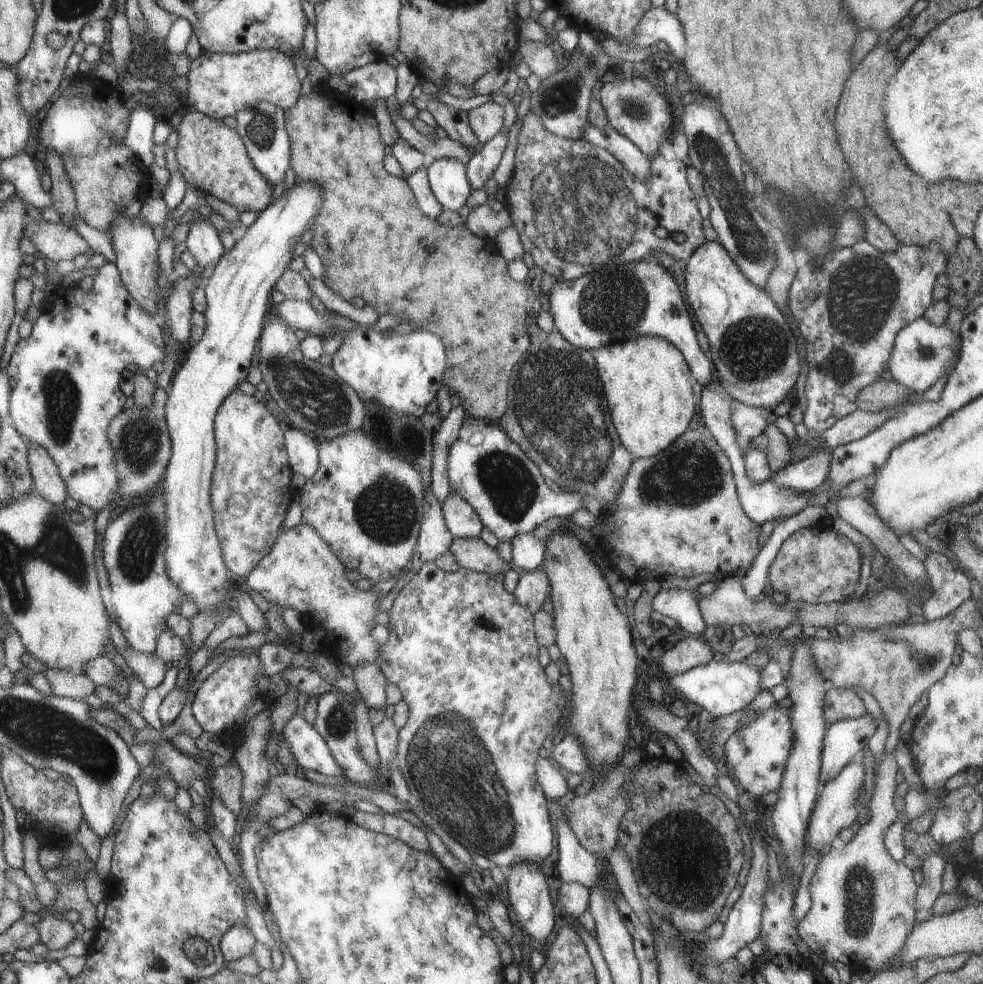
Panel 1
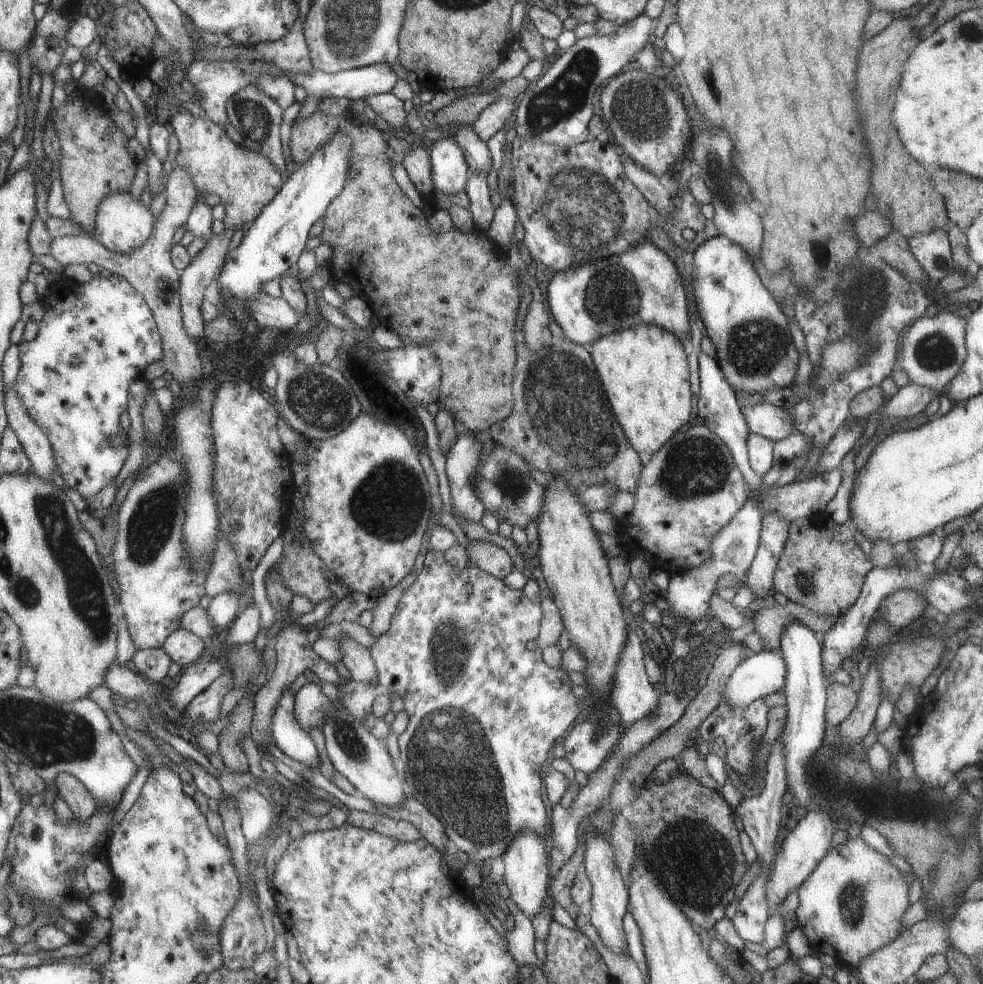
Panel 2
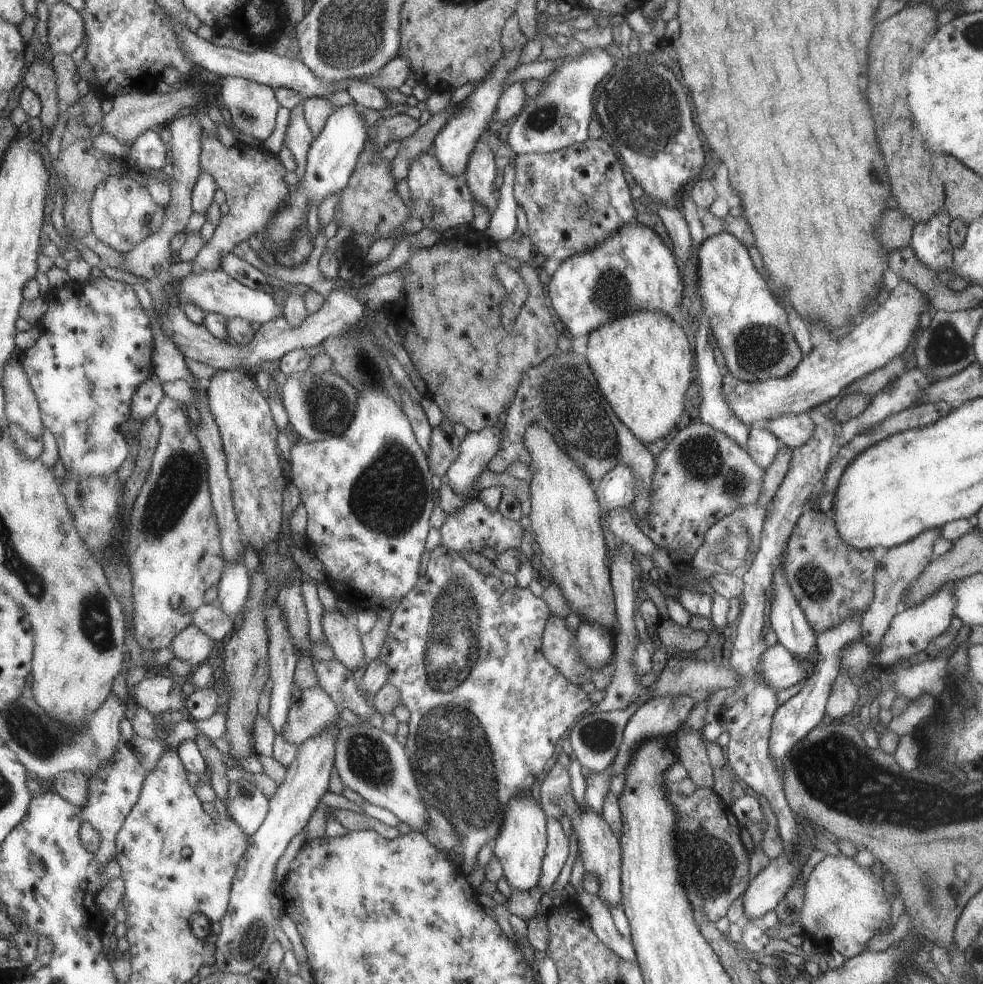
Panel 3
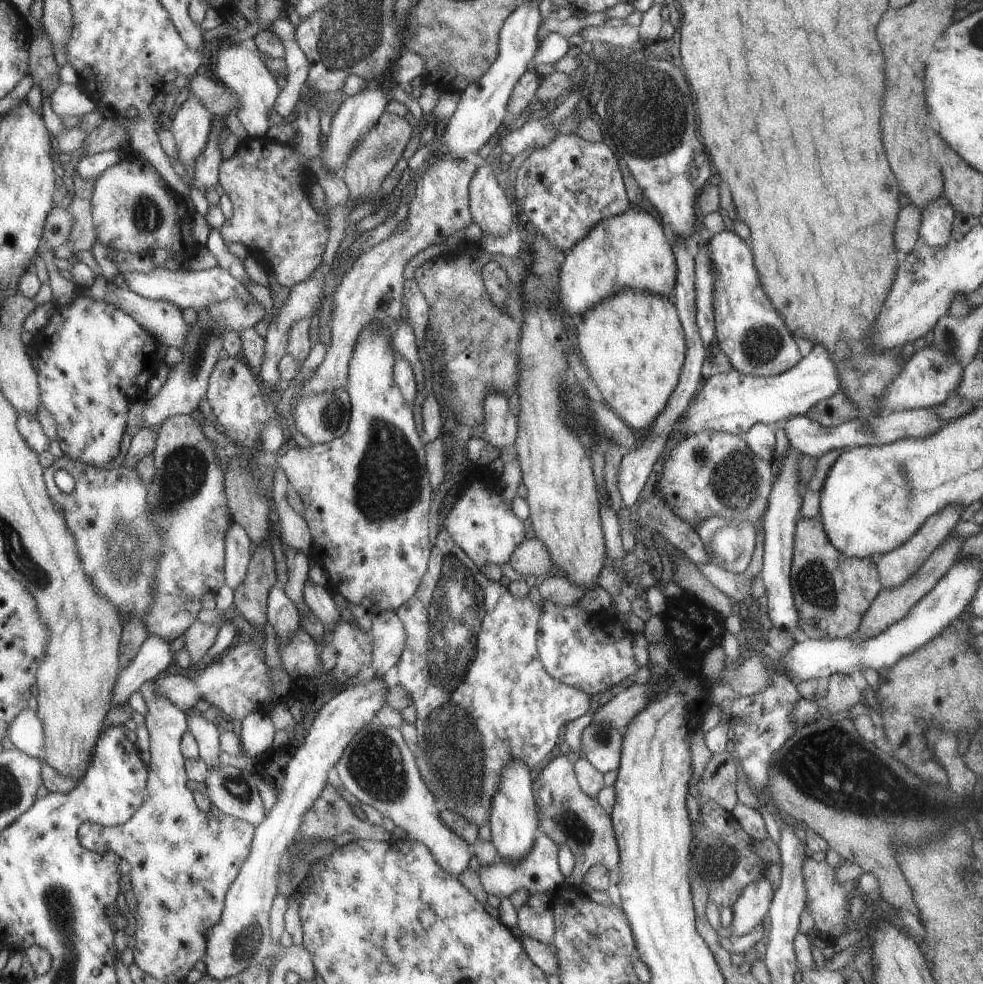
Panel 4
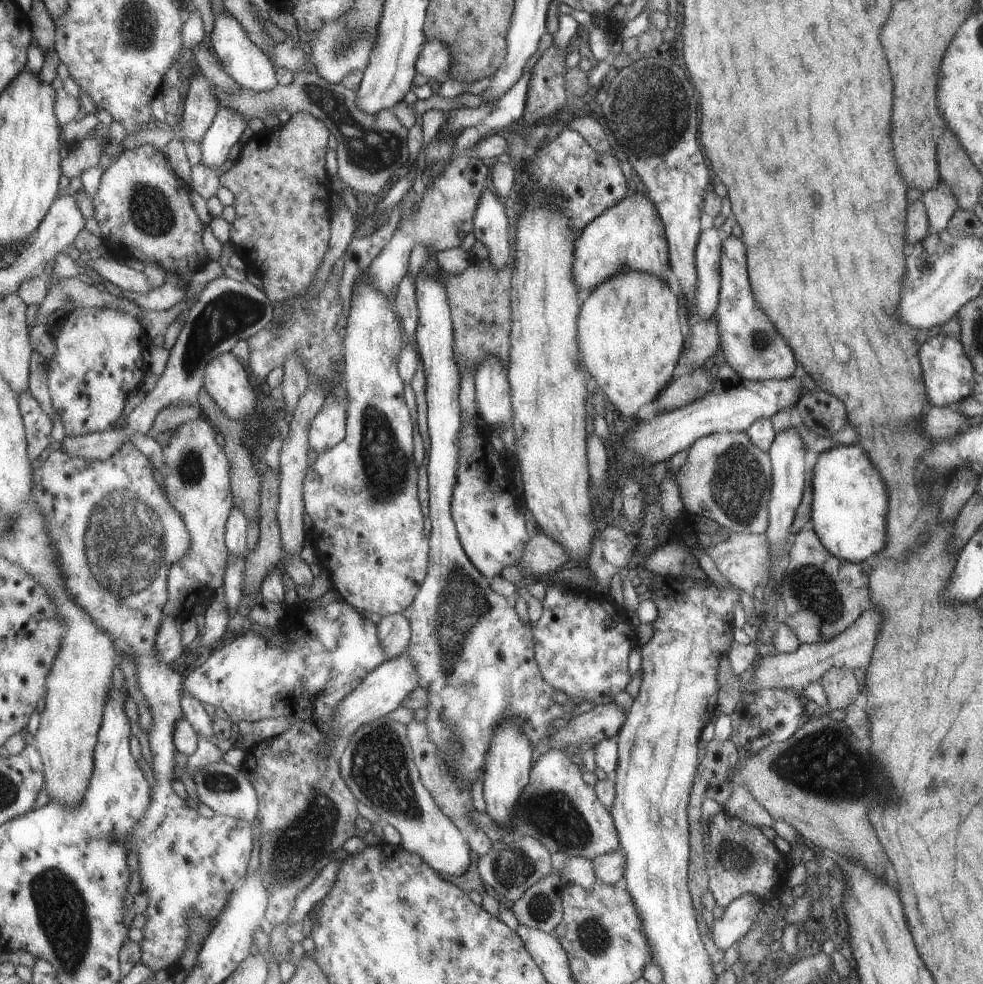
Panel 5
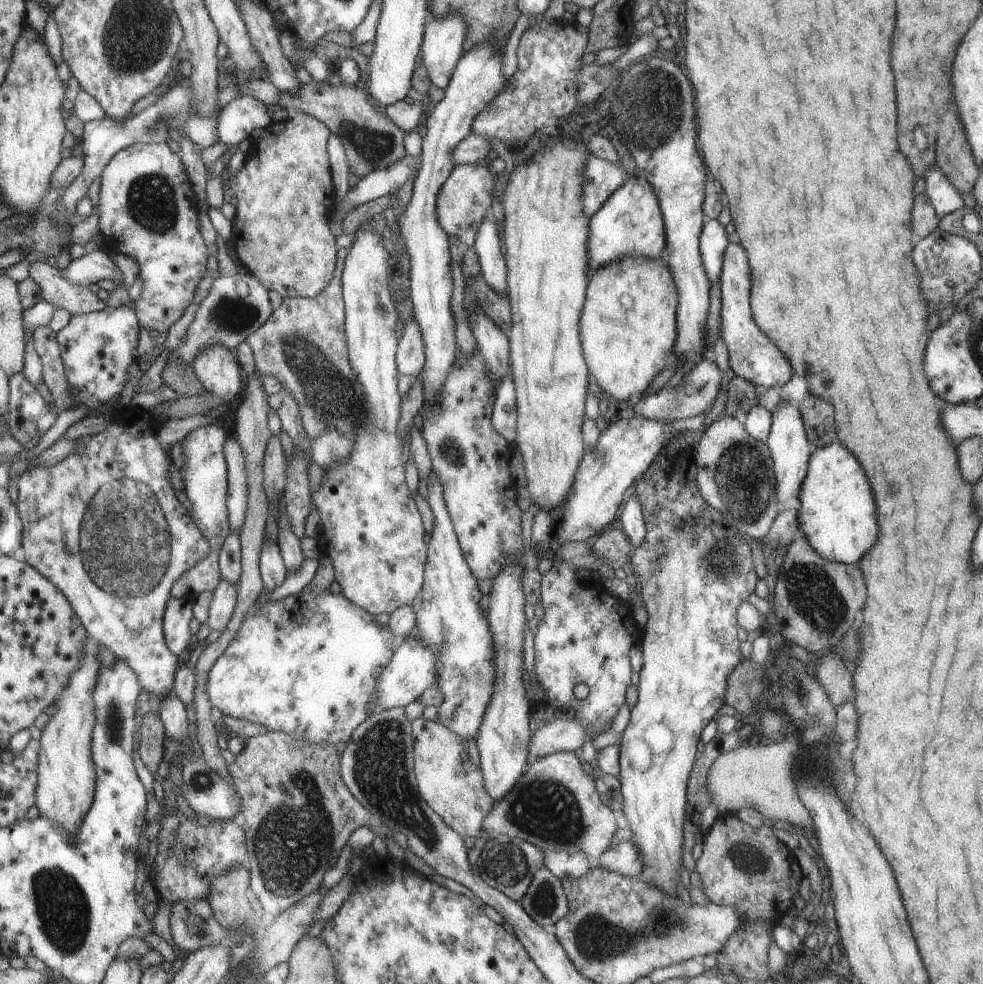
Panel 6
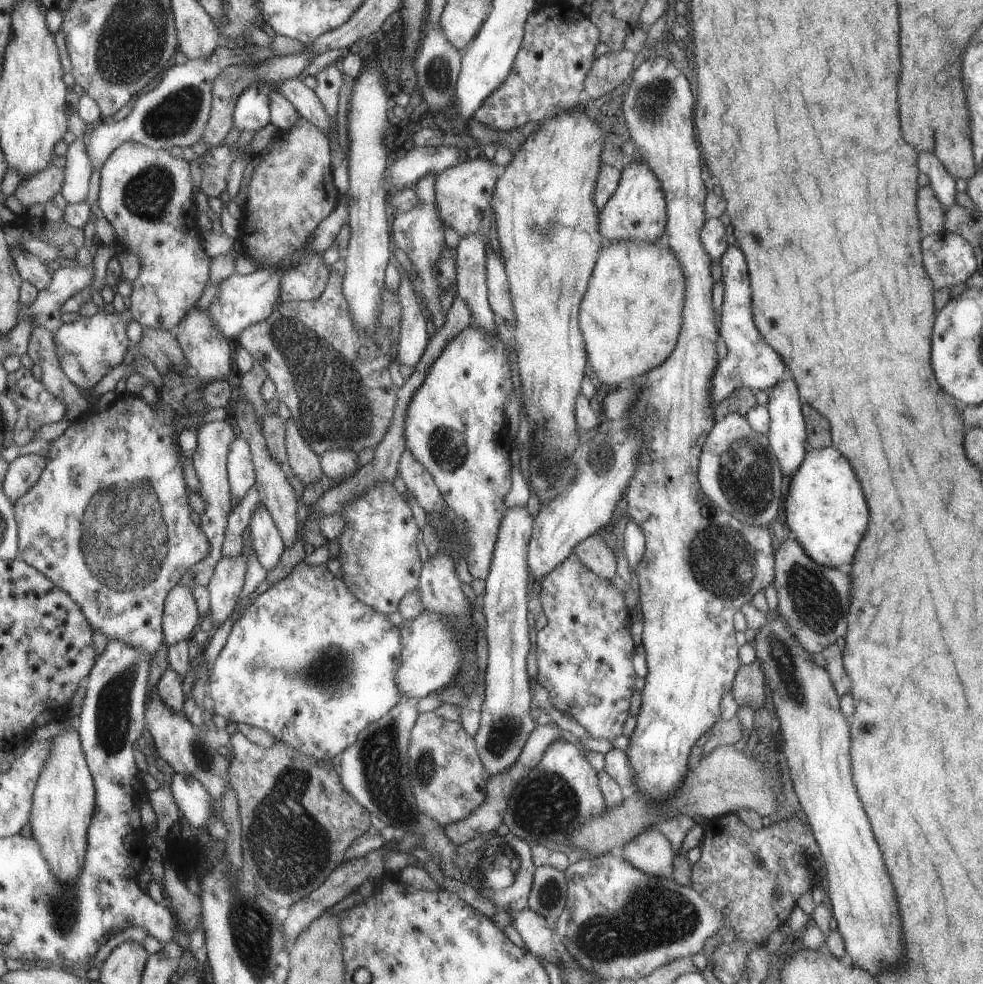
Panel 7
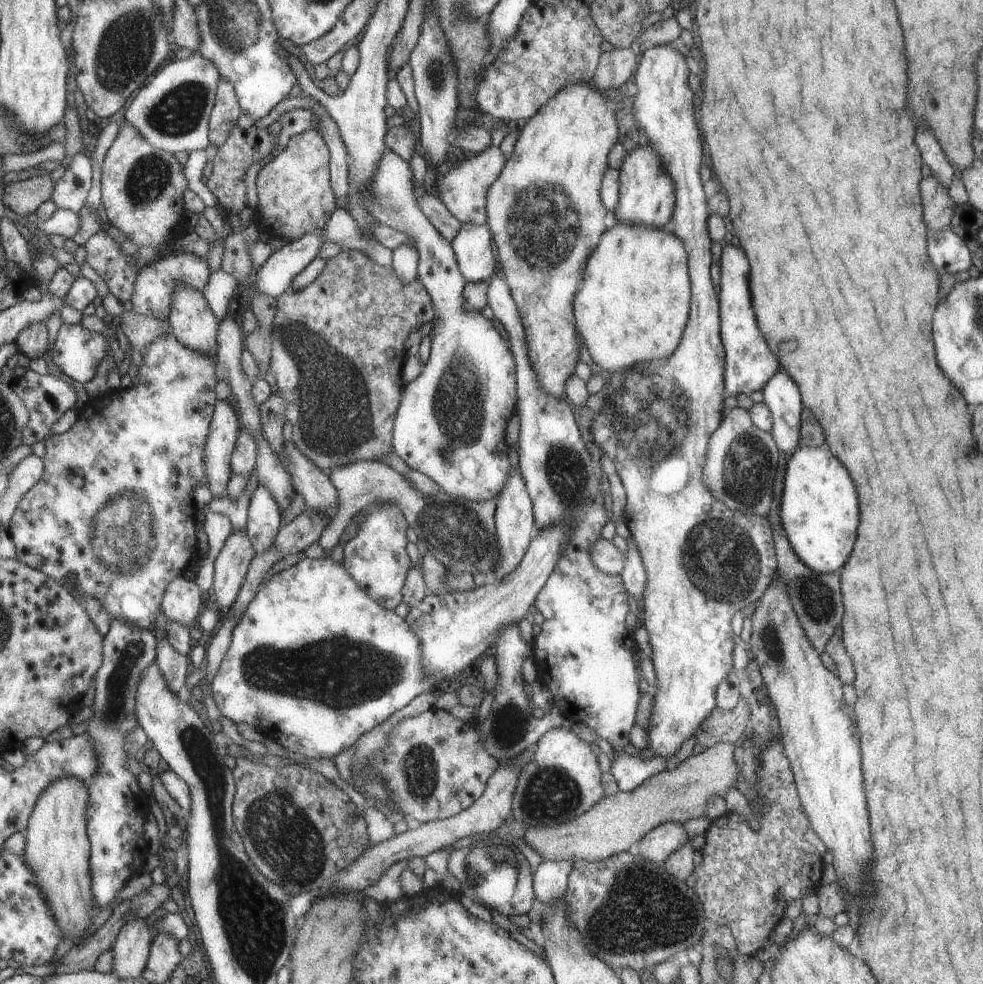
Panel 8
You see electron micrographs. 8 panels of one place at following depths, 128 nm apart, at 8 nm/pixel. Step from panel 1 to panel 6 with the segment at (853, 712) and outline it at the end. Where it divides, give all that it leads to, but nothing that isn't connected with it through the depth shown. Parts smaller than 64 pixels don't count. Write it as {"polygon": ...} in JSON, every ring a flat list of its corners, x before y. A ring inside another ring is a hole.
{"polygon":[[825,651,822,656,823,658,815,668,815,674,830,701,835,707,847,701,852,702,855,696,852,673,845,669,845,664,837,653]]}

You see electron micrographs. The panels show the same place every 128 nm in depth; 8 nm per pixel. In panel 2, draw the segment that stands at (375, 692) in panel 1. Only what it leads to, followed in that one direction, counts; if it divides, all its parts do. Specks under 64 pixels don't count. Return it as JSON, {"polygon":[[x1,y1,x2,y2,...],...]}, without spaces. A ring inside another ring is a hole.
{"polygon":[[342,637,340,644,340,661,349,671,351,681,377,684,376,668,372,661,370,650,359,645,351,637]]}

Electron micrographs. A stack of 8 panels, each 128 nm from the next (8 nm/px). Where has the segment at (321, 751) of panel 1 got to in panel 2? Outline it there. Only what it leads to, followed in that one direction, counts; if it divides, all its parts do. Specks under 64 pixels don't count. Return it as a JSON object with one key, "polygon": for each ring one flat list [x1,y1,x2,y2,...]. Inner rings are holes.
{"polygon":[[285,687,275,703,270,720,271,738,274,745,289,758,306,767,317,768,319,758,308,732,299,728,293,714,294,694]]}

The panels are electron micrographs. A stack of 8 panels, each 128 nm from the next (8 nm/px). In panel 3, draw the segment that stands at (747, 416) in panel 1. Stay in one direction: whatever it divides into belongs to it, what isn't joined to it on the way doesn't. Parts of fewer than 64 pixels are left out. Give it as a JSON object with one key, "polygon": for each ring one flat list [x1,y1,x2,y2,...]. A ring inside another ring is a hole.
{"polygon":[[807,412,779,415,760,425,770,430,770,433,778,438,779,444,791,450,803,446,811,438,815,428]]}

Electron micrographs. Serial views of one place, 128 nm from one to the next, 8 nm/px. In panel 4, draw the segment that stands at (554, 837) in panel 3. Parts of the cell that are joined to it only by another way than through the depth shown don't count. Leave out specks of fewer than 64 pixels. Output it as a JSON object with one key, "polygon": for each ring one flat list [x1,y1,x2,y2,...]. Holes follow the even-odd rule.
{"polygon":[[541,834,536,838,526,858,523,857,520,861,512,863,497,857,495,861,486,867,480,866,477,874,483,890,487,895,496,896,498,899,508,898,512,892,520,888,527,890,528,893,555,892,563,886,564,882,564,876,561,875,557,865,559,847,559,844,553,842,547,835]]}

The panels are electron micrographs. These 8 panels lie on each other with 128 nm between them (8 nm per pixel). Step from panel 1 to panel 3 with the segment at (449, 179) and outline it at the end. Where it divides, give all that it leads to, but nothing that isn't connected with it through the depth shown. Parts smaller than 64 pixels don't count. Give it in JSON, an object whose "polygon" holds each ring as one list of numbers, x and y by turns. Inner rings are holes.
{"polygon":[[522,48,504,51,485,76,478,81,472,92,460,103,458,109,448,118,448,121,436,132,432,144,435,147,433,156,442,168,442,172,449,176,461,175,467,168,469,158,474,152,474,147,479,142,479,137,493,131,492,117,496,112,499,98,501,98,501,84,509,76,509,72,517,66,522,54]]}

